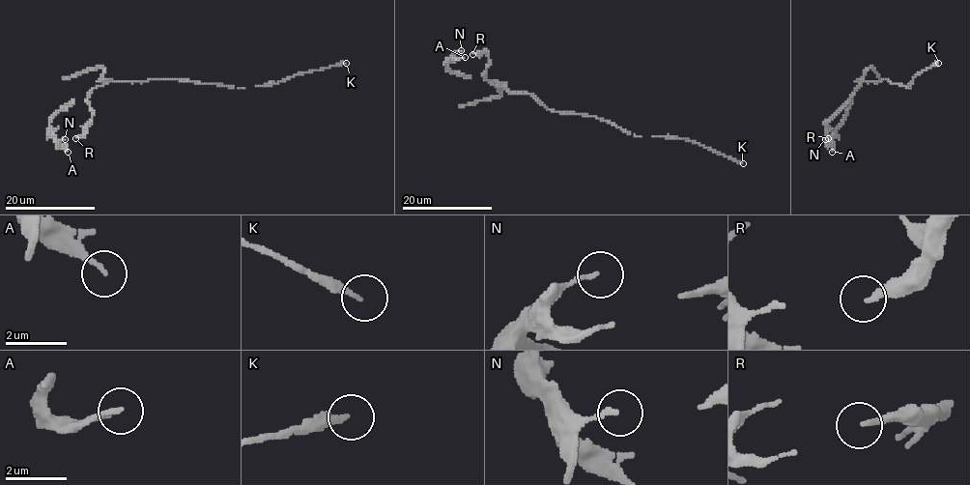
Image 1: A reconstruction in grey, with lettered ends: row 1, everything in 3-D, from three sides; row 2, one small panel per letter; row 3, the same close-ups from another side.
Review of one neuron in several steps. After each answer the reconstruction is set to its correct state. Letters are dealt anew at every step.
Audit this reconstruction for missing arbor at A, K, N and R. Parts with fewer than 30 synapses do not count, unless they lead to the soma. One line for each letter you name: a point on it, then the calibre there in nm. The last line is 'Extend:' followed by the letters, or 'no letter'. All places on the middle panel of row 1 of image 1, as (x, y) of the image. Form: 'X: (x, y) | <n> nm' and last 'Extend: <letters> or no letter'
K: (743, 163) | 200 nm
Extend: K

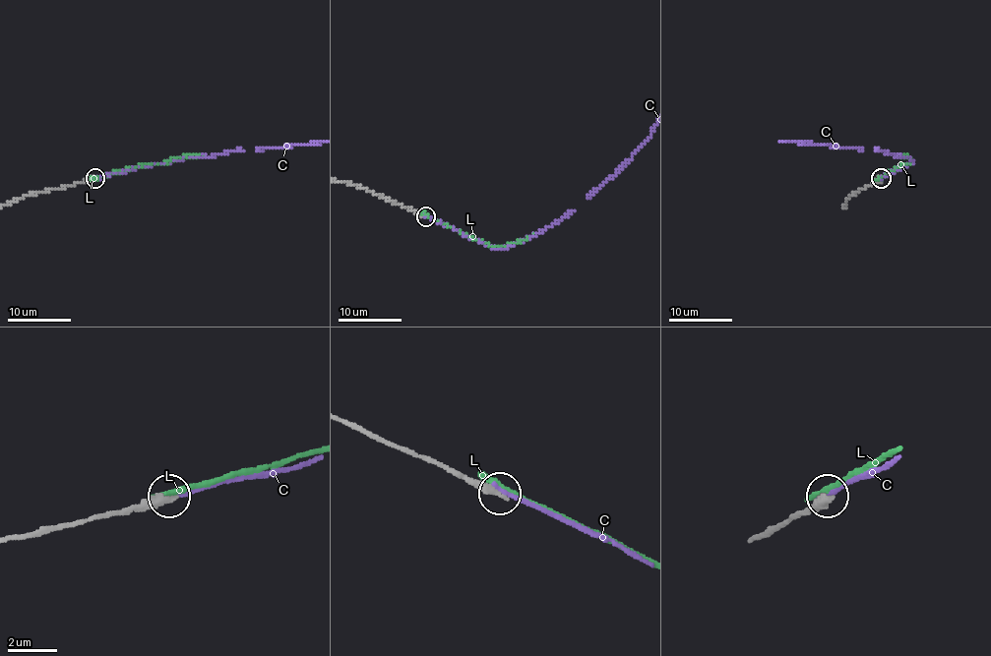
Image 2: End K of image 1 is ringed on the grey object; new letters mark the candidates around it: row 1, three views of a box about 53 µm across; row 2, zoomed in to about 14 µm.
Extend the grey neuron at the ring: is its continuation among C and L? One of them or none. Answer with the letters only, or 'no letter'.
no letter

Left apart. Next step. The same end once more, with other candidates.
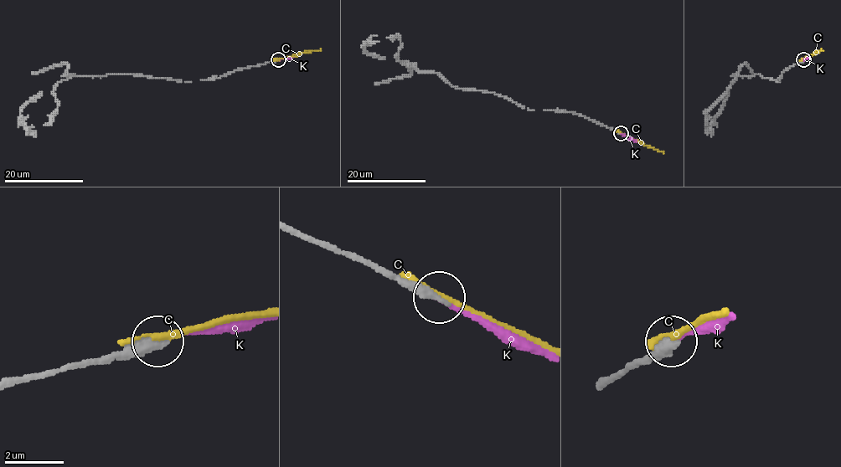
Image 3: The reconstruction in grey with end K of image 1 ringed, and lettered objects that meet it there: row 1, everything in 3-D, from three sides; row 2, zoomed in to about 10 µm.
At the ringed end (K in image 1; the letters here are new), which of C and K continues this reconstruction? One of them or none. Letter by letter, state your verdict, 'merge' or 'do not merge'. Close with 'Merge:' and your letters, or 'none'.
C: do not merge
K: merge
Merge: K

